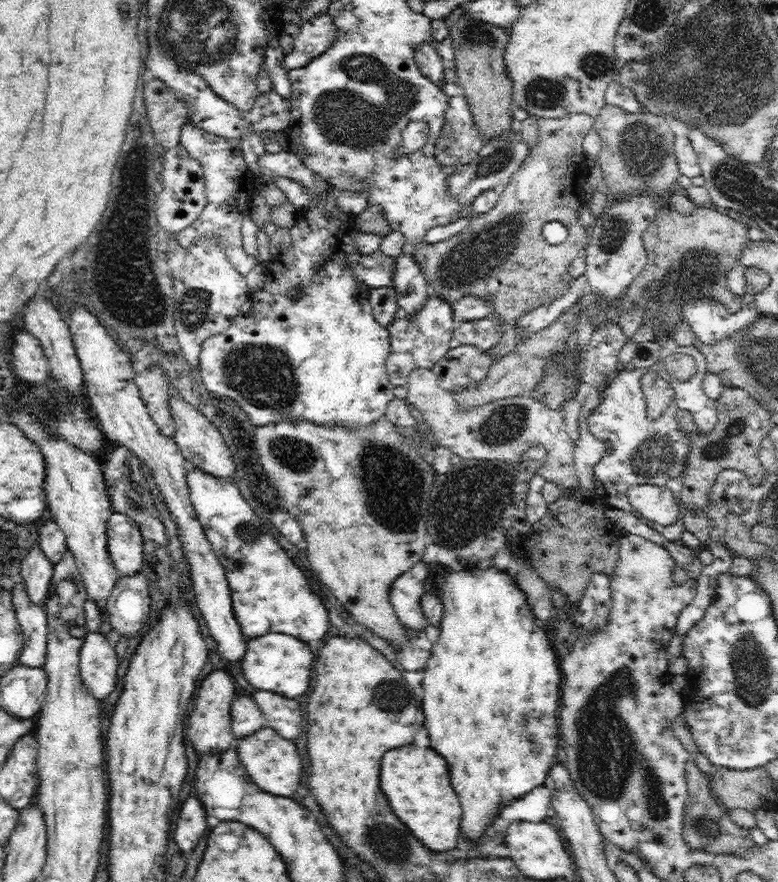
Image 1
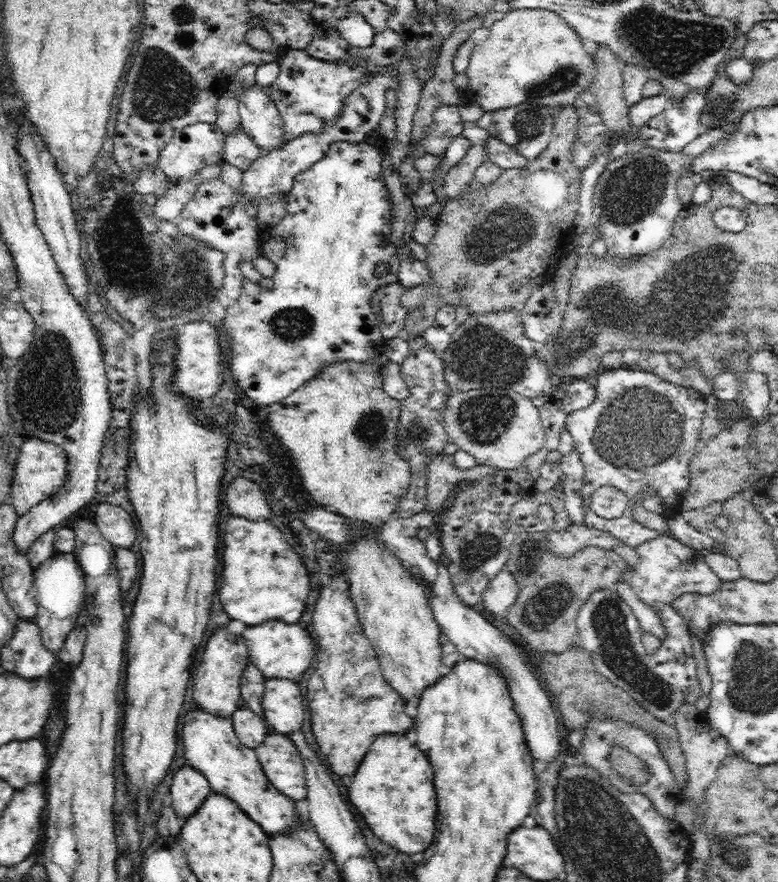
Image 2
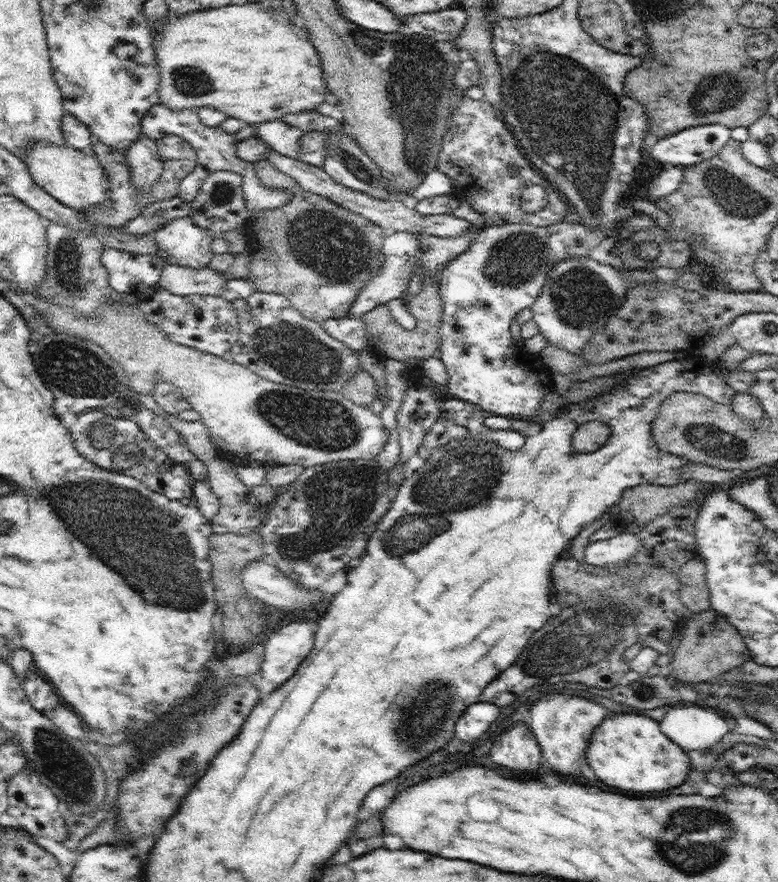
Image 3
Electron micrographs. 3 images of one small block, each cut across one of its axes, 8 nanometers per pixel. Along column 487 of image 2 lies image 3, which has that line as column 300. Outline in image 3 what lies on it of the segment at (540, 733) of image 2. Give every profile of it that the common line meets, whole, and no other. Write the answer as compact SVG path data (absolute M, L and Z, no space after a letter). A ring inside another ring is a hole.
M296 620L288 626L280 626L280 630L272 632L265 642L262 678L277 687L285 683L310 654L314 640L315 632L306 620Z

